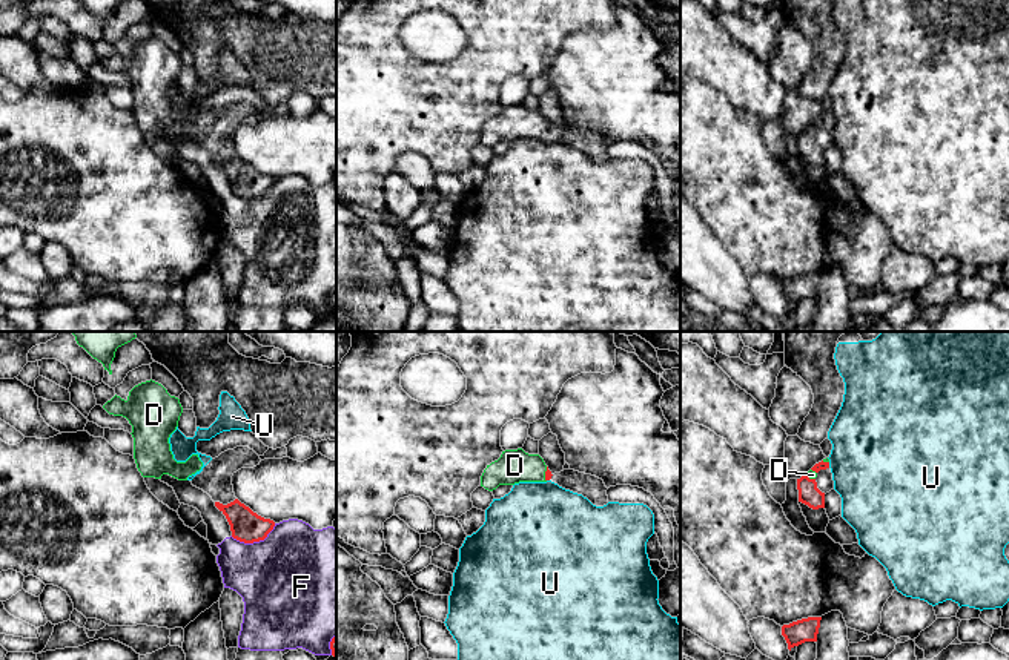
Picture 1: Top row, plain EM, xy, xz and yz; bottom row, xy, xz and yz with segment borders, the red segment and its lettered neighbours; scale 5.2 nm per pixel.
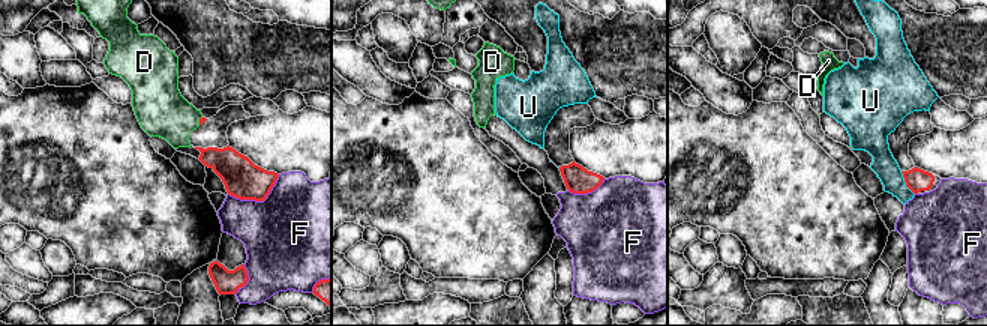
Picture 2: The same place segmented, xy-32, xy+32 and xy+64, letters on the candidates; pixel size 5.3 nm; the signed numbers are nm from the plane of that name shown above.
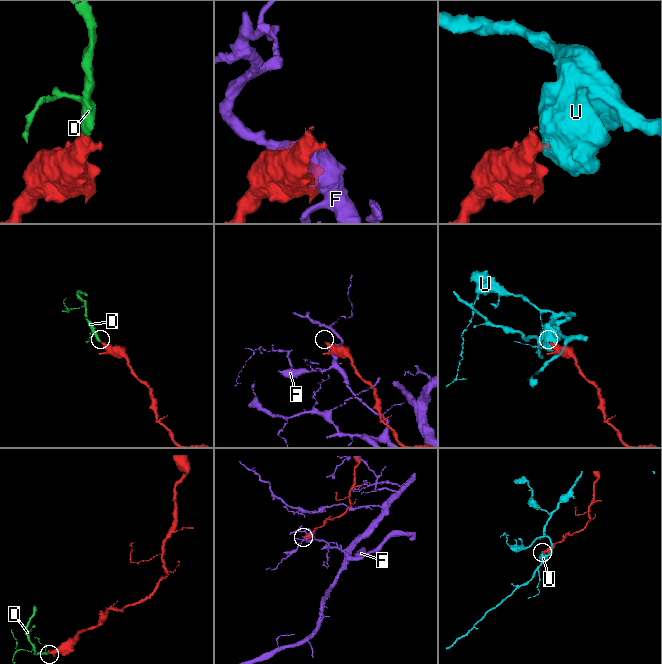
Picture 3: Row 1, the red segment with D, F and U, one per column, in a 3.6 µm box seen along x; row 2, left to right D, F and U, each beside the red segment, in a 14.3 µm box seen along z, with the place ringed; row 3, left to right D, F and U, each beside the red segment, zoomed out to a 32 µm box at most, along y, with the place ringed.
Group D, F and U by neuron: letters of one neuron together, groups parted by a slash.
D / F / U

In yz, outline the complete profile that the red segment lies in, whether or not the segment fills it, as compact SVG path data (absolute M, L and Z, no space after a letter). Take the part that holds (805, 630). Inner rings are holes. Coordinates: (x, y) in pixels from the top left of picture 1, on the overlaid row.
M808 617L782 626L782 635L791 651L805 642L817 642L822 617Z

